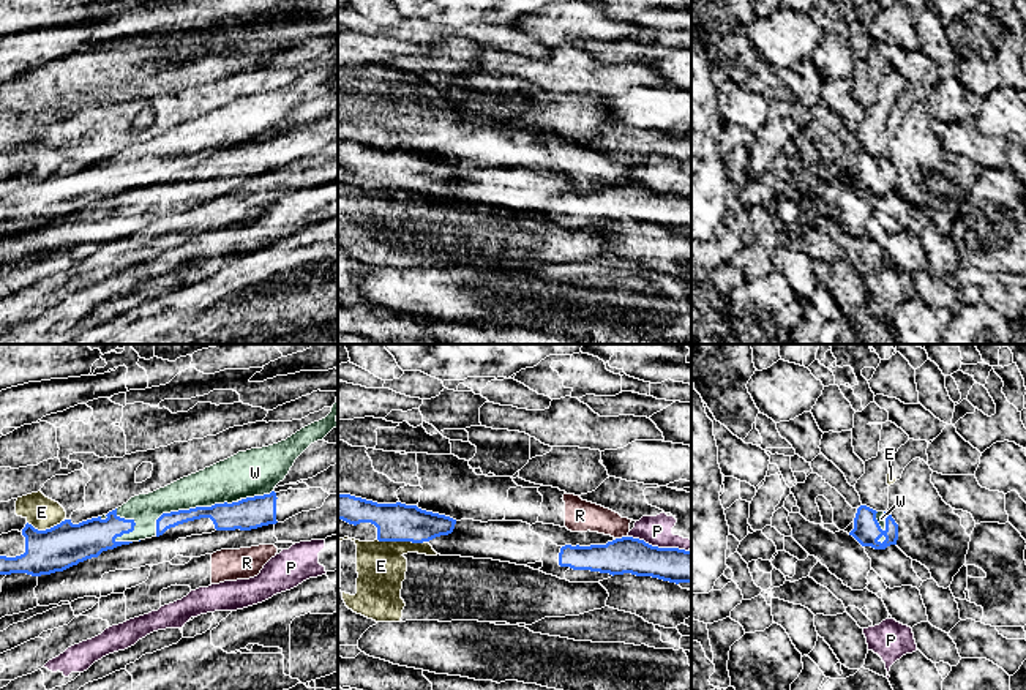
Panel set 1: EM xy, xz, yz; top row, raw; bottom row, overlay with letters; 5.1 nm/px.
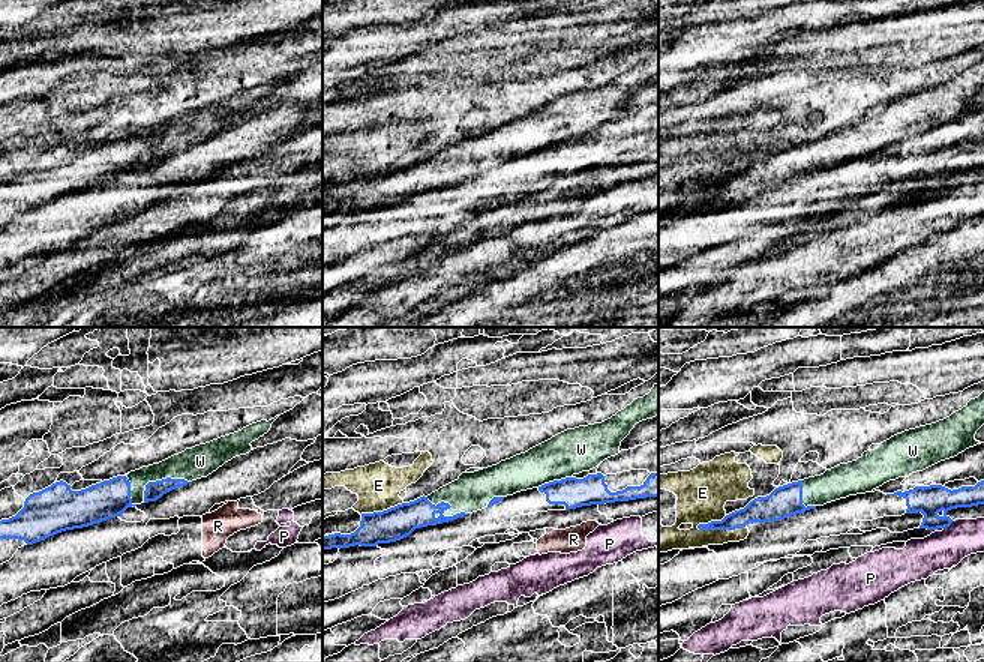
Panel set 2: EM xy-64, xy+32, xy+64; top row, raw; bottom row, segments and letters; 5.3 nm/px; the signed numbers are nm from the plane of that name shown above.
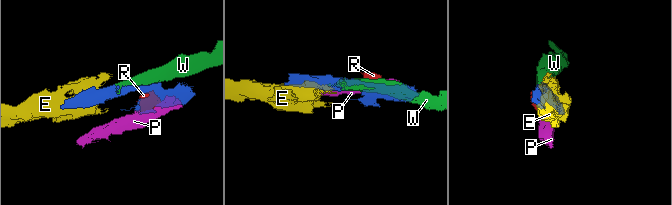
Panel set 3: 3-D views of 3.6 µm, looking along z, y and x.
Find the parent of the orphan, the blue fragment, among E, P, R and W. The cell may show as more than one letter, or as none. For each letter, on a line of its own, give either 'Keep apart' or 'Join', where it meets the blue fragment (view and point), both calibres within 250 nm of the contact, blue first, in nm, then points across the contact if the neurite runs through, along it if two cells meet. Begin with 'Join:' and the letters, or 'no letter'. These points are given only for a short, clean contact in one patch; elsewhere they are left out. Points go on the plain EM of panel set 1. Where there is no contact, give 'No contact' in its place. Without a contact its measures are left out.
Join: W
E: Keep apart. Touches blue at xz (401, 187). Thickness 190 nm (blue) against 260 nm
P: Keep apart. Touches blue at xz (657, 193). Thickness 190 nm (blue) against 160 nm. Boundary: xz (629, 182), (652, 191), (677, 193), (687, 198)
R: Keep apart. Touches blue at xz (622, 183). Thickness 190 nm (blue) against 160 nm. Boundary: xz (627, 182), (616, 185)
W: Join. Touches blue at xy (190, 155). Thickness 140 nm (blue) against 220 nm

